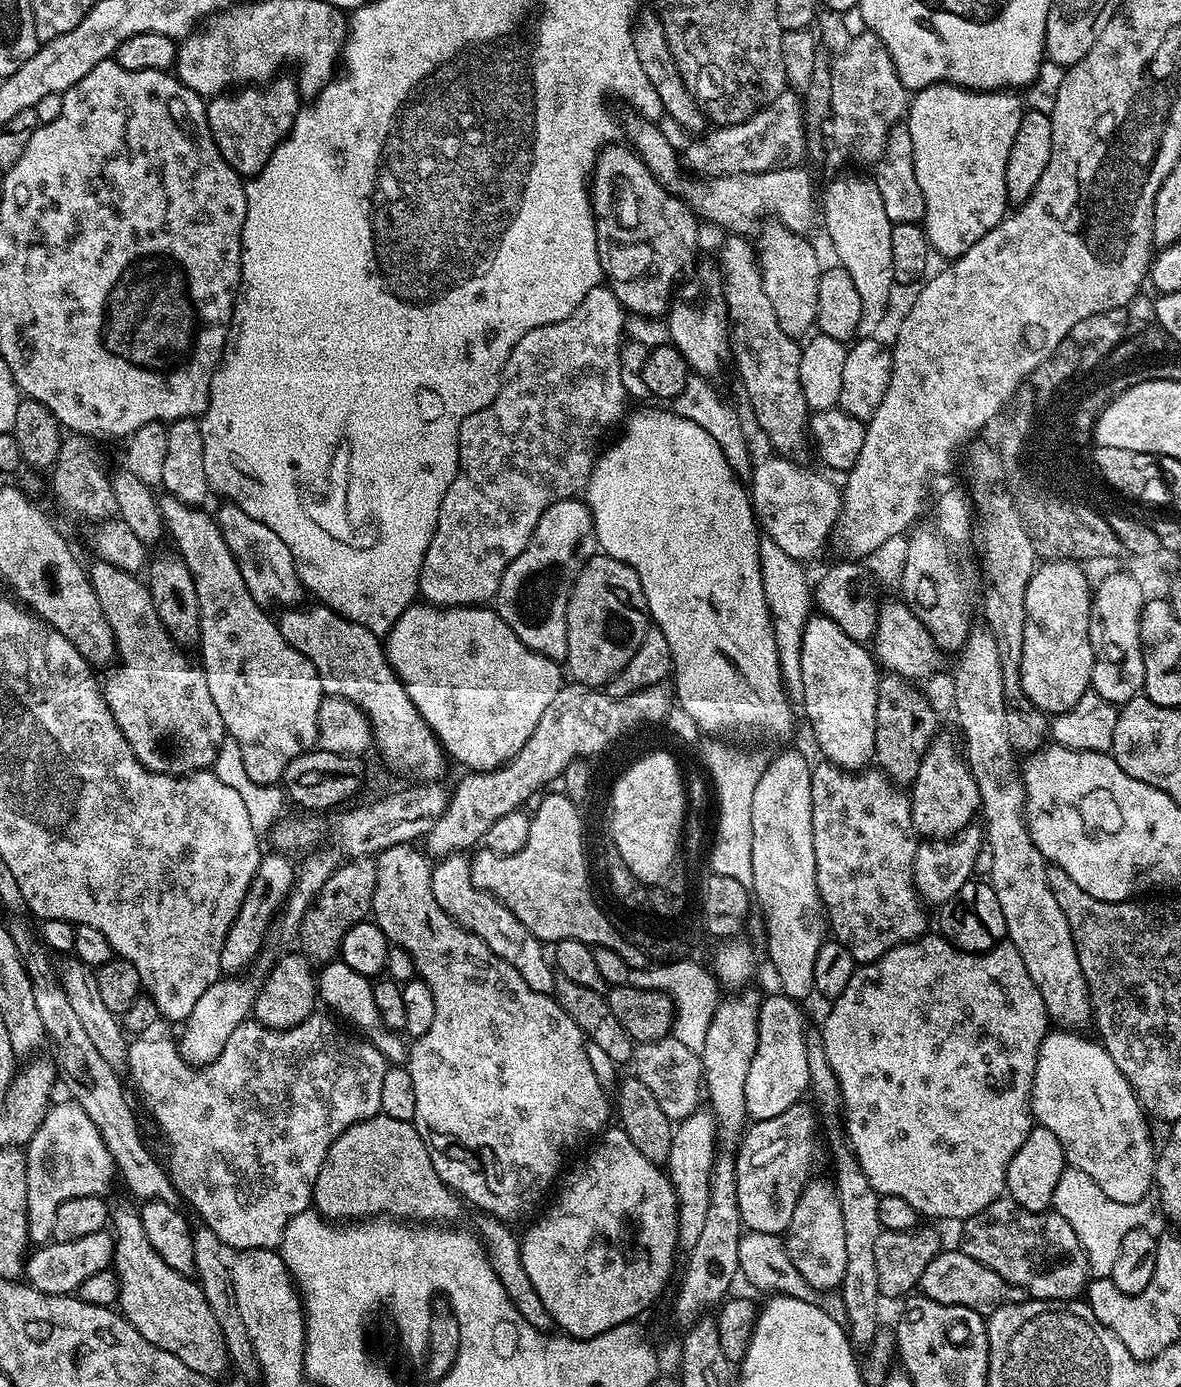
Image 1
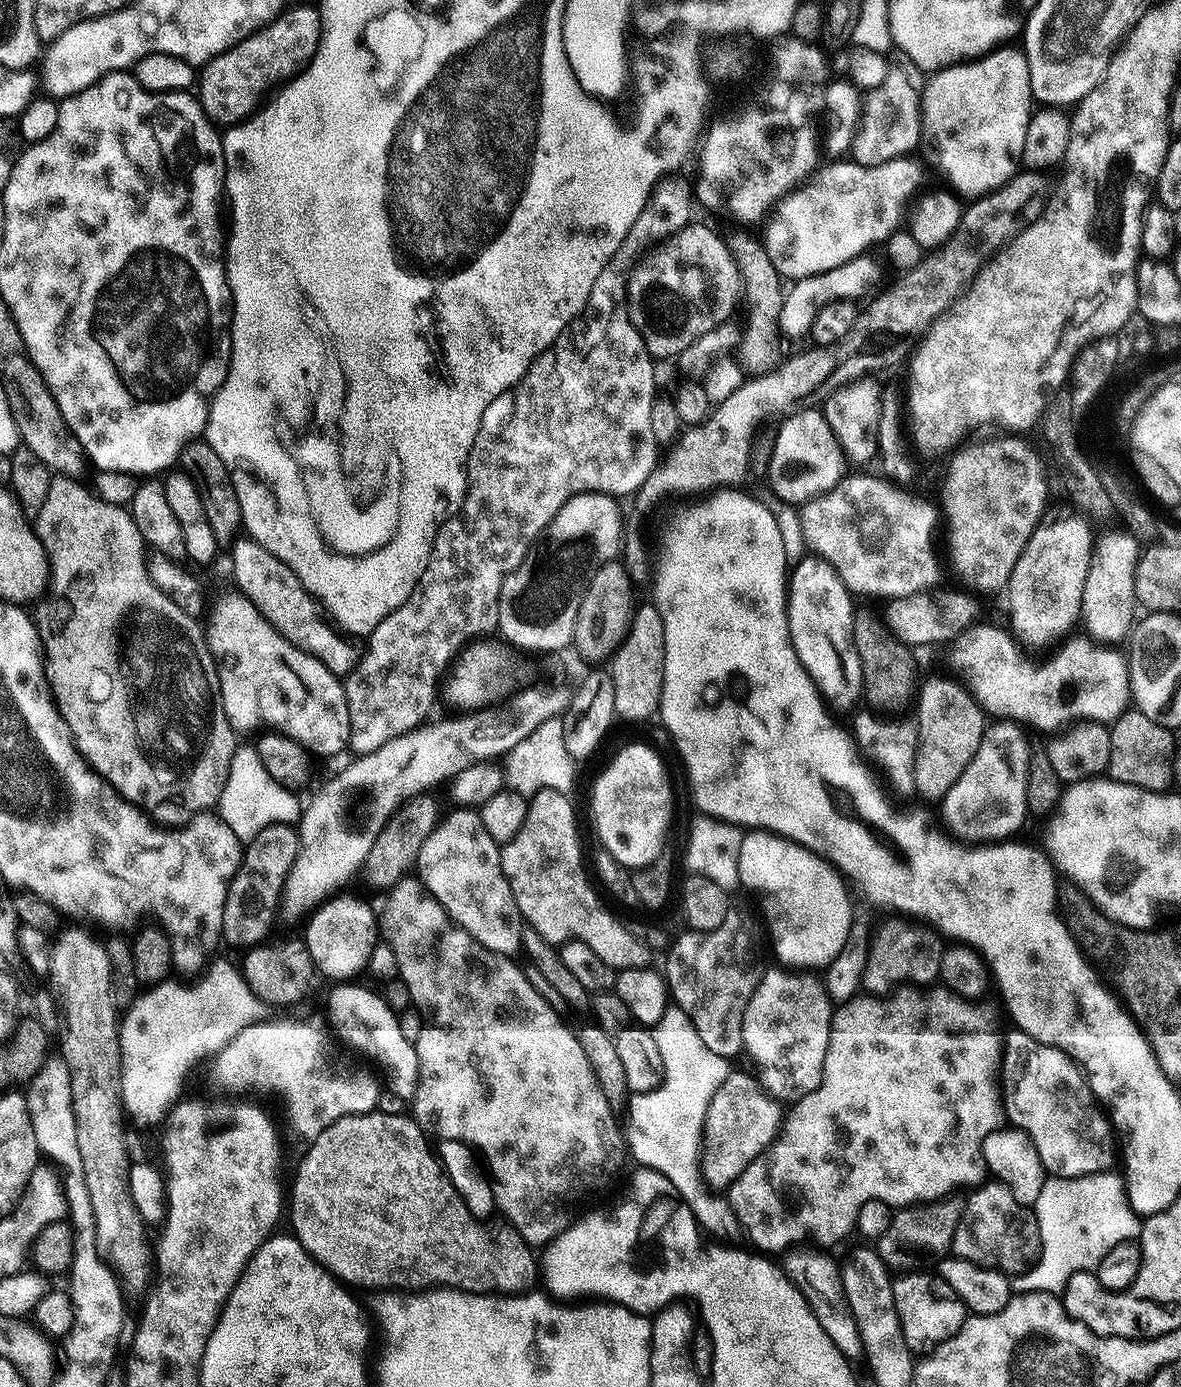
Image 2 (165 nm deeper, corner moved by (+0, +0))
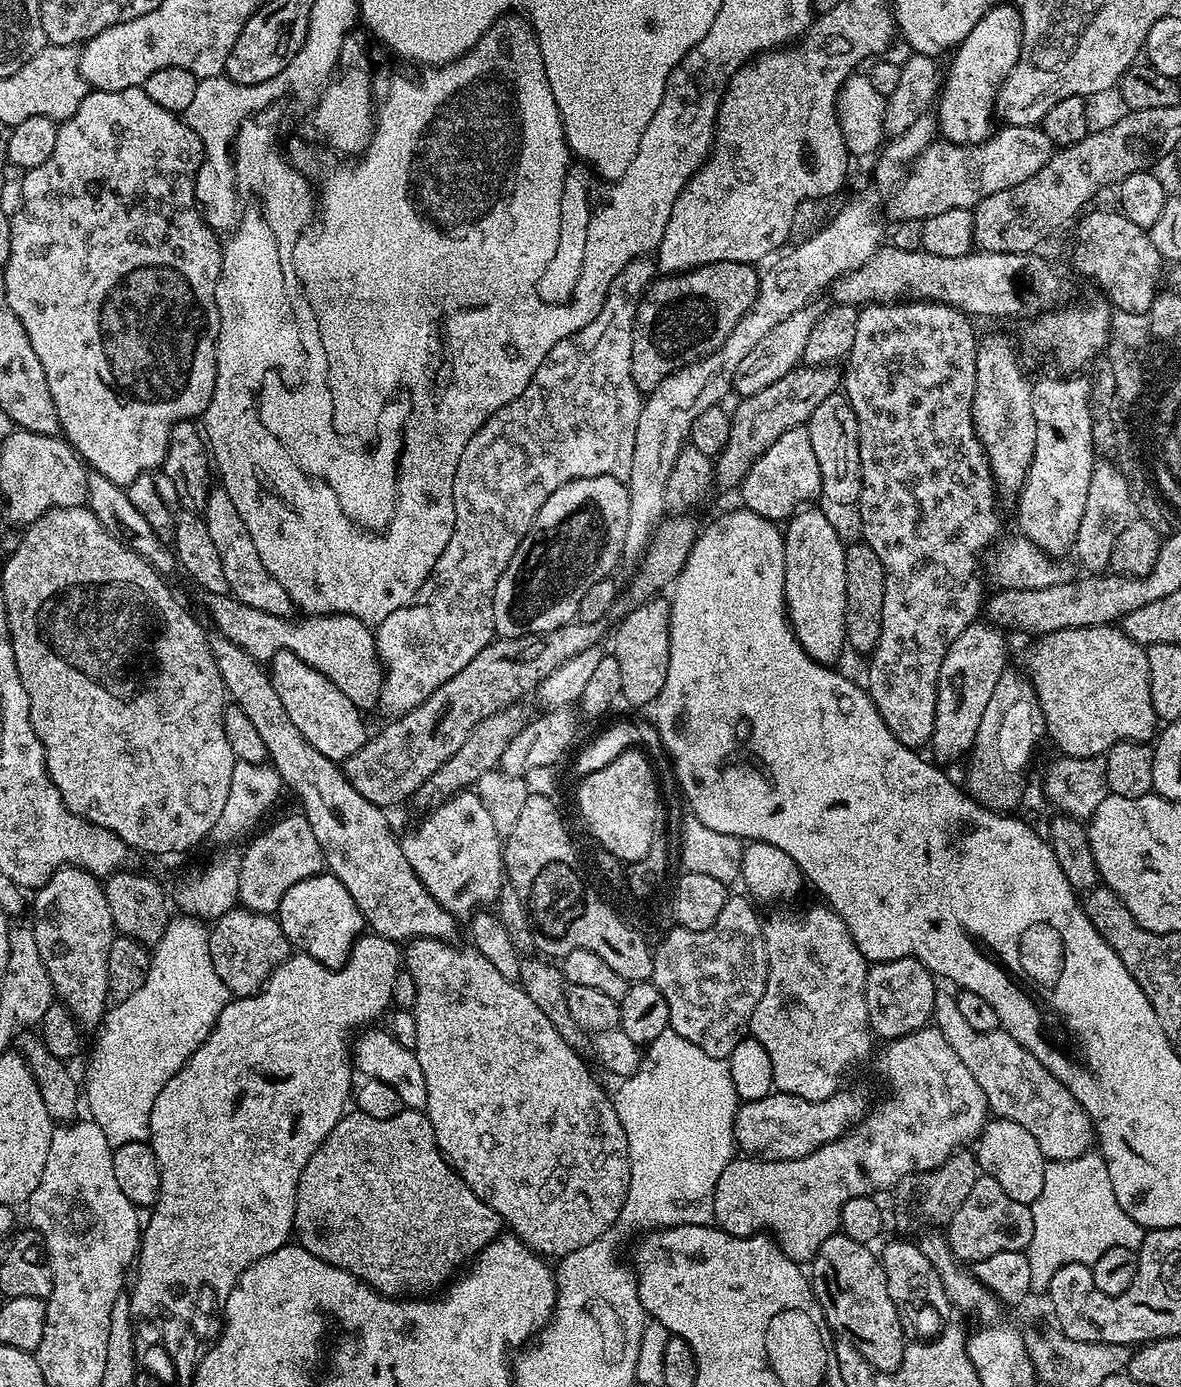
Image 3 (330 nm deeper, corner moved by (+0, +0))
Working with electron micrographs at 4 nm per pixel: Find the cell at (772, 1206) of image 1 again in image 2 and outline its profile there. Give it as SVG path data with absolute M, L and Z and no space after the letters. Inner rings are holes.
M901 986L891 994L857 994L851 1000L843 1001L833 1011L822 1082L810 1094L795 1101L789 1107L792 1108L789 1112L787 1109L776 1141L758 1159L750 1162L750 1166L746 1166L746 1170L742 1170L738 1179L726 1189L726 1199L738 1218L743 1235L749 1236L761 1253L787 1253L793 1246L805 1241L802 1239L806 1236L814 1236L822 1246L836 1244L848 1235L853 1235L858 1210L862 1210L863 1204L871 1200L881 1200L902 1209L913 1204L926 1204L929 1200L942 1200L959 1193L959 1188L971 1190L985 1183L989 1171L984 1161L984 1140L1006 1120L1002 1092L998 1087L1005 1041L996 1033L996 1020L991 1010L980 1003L984 1002L959 996L957 992L951 992L943 986L932 986L927 990Z

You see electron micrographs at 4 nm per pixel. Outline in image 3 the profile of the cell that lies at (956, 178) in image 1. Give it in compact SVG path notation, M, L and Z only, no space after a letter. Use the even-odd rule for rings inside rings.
M1002 2L991 8L955 49L956 57L953 58L952 65L946 68L934 104L936 126L939 135L947 143L983 144L993 135L996 95L1018 62L1023 37L1024 23L1019 7L1015 3Z

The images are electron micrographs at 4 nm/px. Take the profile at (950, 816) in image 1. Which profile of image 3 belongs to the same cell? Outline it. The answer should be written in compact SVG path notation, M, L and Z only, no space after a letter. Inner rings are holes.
M977 622L966 626L966 630L962 630L954 642L950 642L942 658L936 683L934 730L930 749L937 756L937 761L956 760L959 756L962 758L971 753L978 726L982 726L982 713L994 695L998 678L1002 678L1006 670L1004 659L1008 656L1008 644L1003 634L995 623Z

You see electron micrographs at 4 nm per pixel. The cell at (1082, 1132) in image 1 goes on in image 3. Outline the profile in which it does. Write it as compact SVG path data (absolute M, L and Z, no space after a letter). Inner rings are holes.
M937 991L932 1020L942 1038L946 1038L950 1046L954 1046L958 1058L966 1062L966 1070L974 1074L978 1086L982 1086L989 1113L1001 1120L1018 1122L1018 1126L1030 1130L1030 1134L1034 1134L1034 1142L1038 1142L1042 1150L1045 1161L1069 1160L1089 1152L1094 1144L1093 1120L1077 1102L1072 1091L1009 1032L974 1030L974 1026L970 1026L970 1022L962 1018L955 995L951 991Z

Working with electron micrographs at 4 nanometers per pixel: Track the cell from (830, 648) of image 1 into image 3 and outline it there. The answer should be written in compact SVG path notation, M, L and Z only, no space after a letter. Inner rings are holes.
M808 506L803 510L797 511L795 515L787 521L786 527L783 529L784 537L784 602L786 605L786 615L792 626L792 633L798 638L798 642L806 650L806 654L810 659L816 660L820 664L829 666L835 665L836 659L840 656L840 651L845 651L848 635L846 634L846 558L844 550L846 547L845 541L840 539L836 533L836 527L833 526L829 513L826 511L819 512L818 509L812 508L816 506Z

